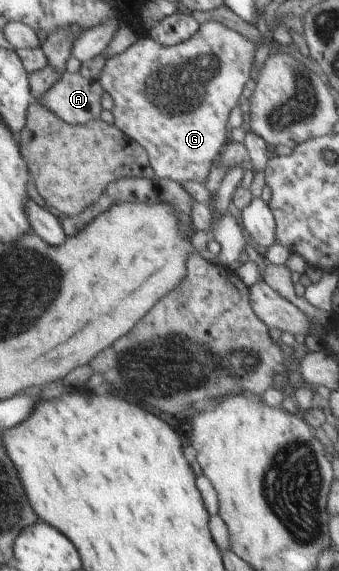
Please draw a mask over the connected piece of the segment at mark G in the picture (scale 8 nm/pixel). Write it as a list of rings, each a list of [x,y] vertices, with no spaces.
[[[209,21],[199,25],[198,31],[186,41],[176,44],[175,46],[163,46],[146,34],[142,34],[138,37],[137,41],[131,44],[123,53],[116,54],[105,61],[105,66],[99,75],[99,83],[103,91],[106,91],[112,101],[115,103],[111,112],[114,116],[114,125],[124,133],[130,140],[136,141],[142,148],[148,152],[149,163],[152,164],[154,176],[158,178],[166,177],[166,179],[173,179],[176,183],[182,183],[182,181],[196,181],[196,183],[205,183],[208,179],[209,173],[213,168],[212,163],[214,159],[220,157],[222,149],[228,142],[228,129],[226,129],[226,123],[228,123],[228,115],[230,111],[238,104],[241,91],[244,91],[246,87],[245,83],[254,76],[254,56],[257,51],[256,45],[251,40],[248,40],[245,36],[236,32],[234,29],[224,26],[221,22]]]

